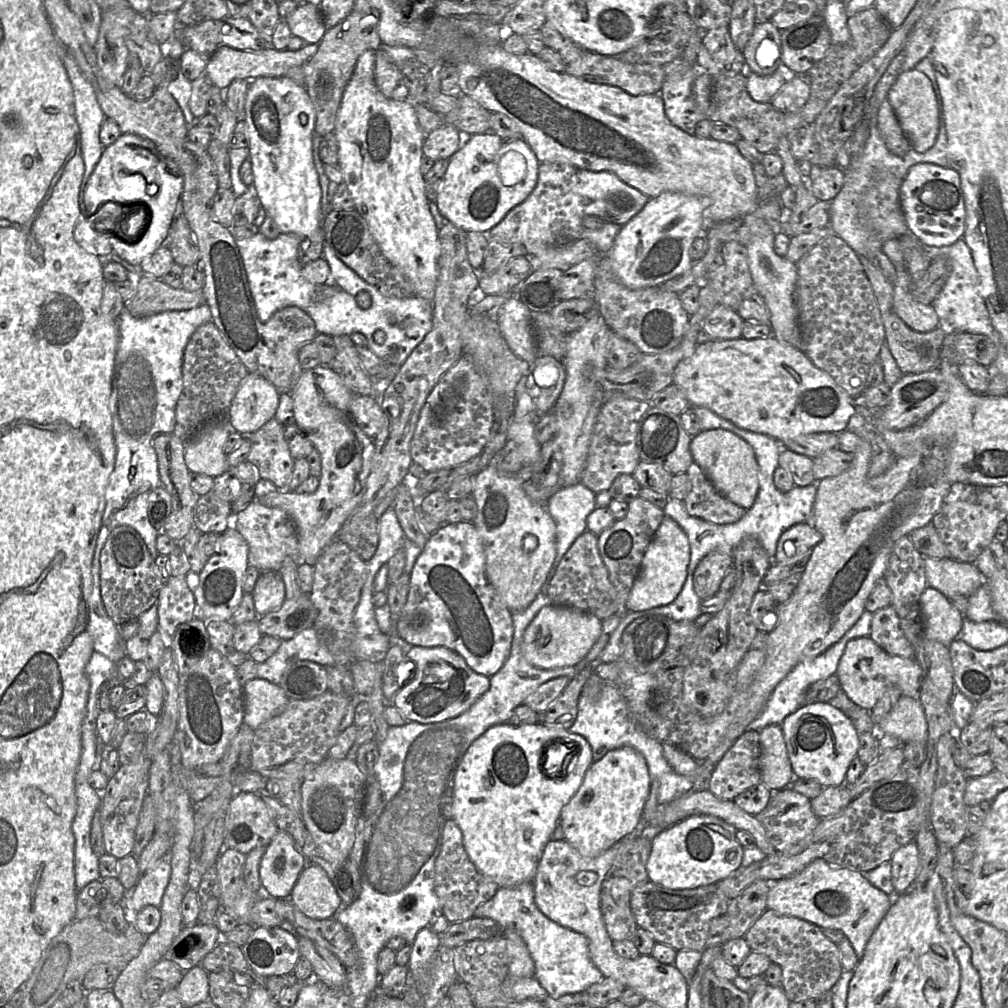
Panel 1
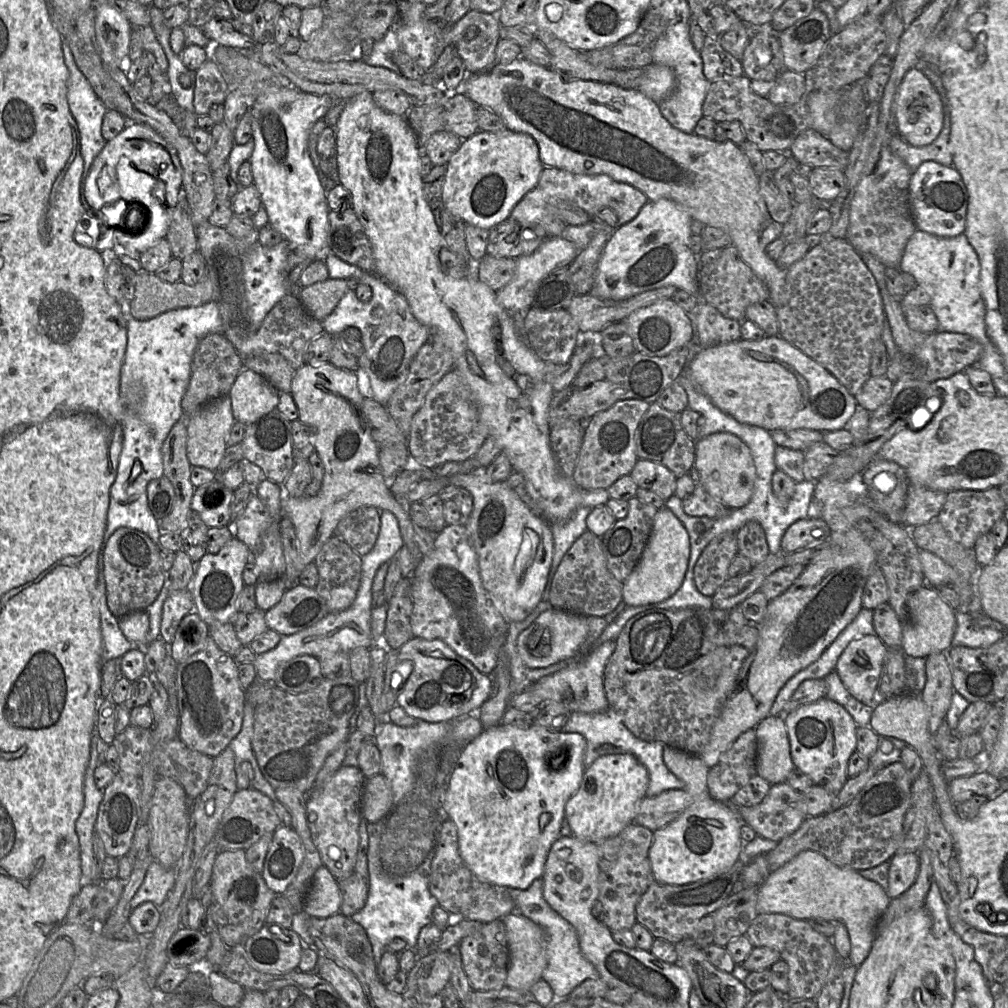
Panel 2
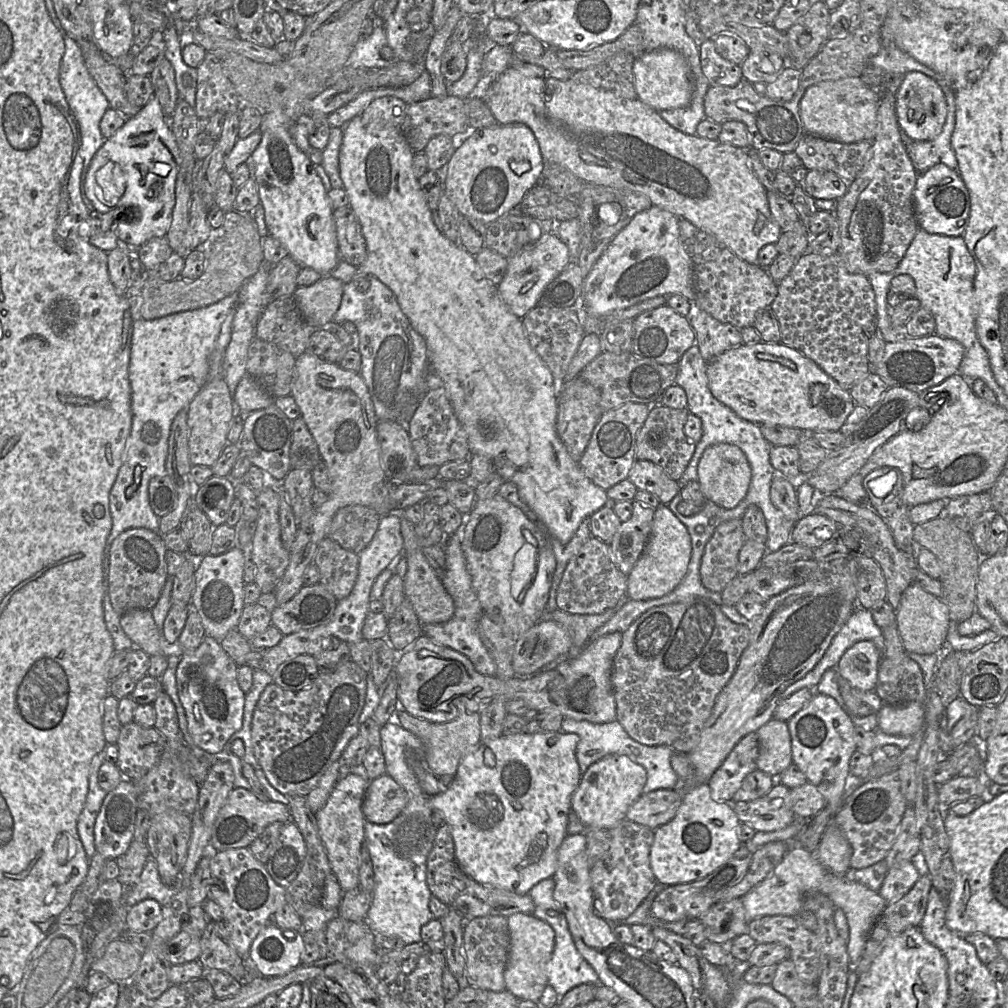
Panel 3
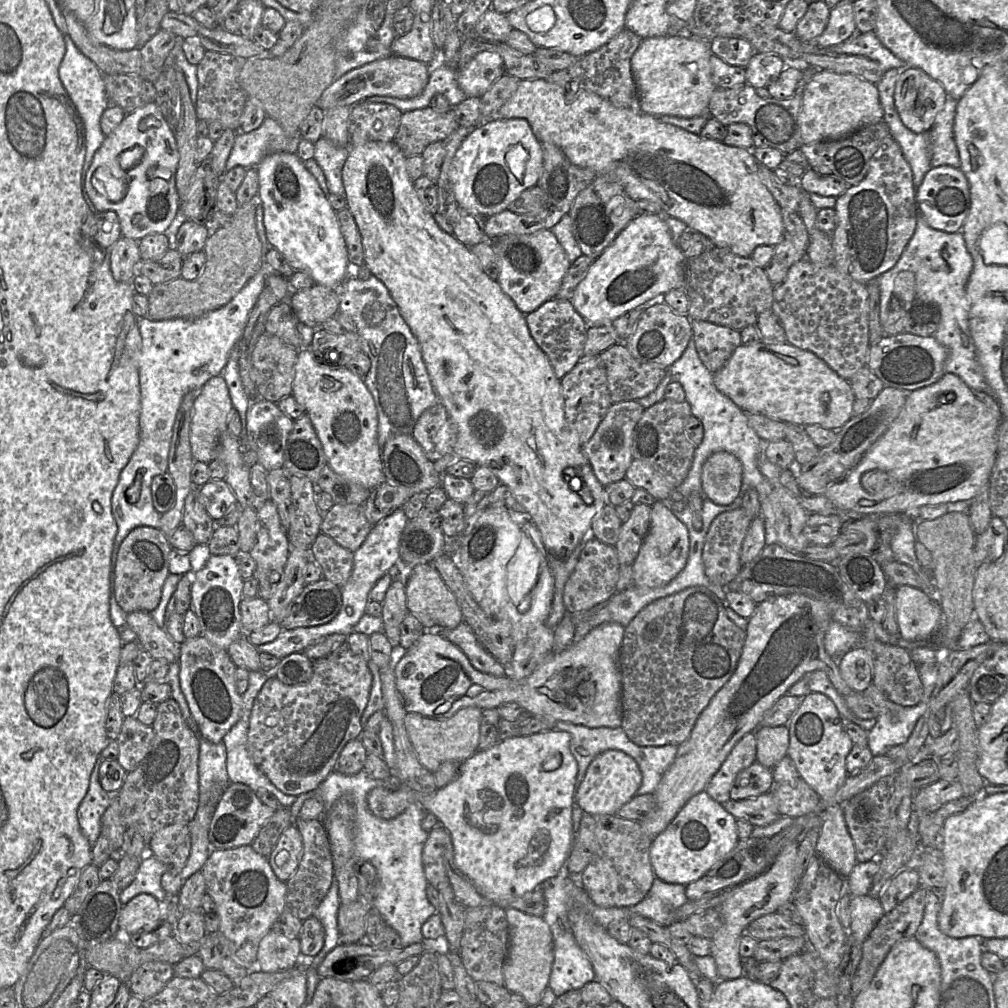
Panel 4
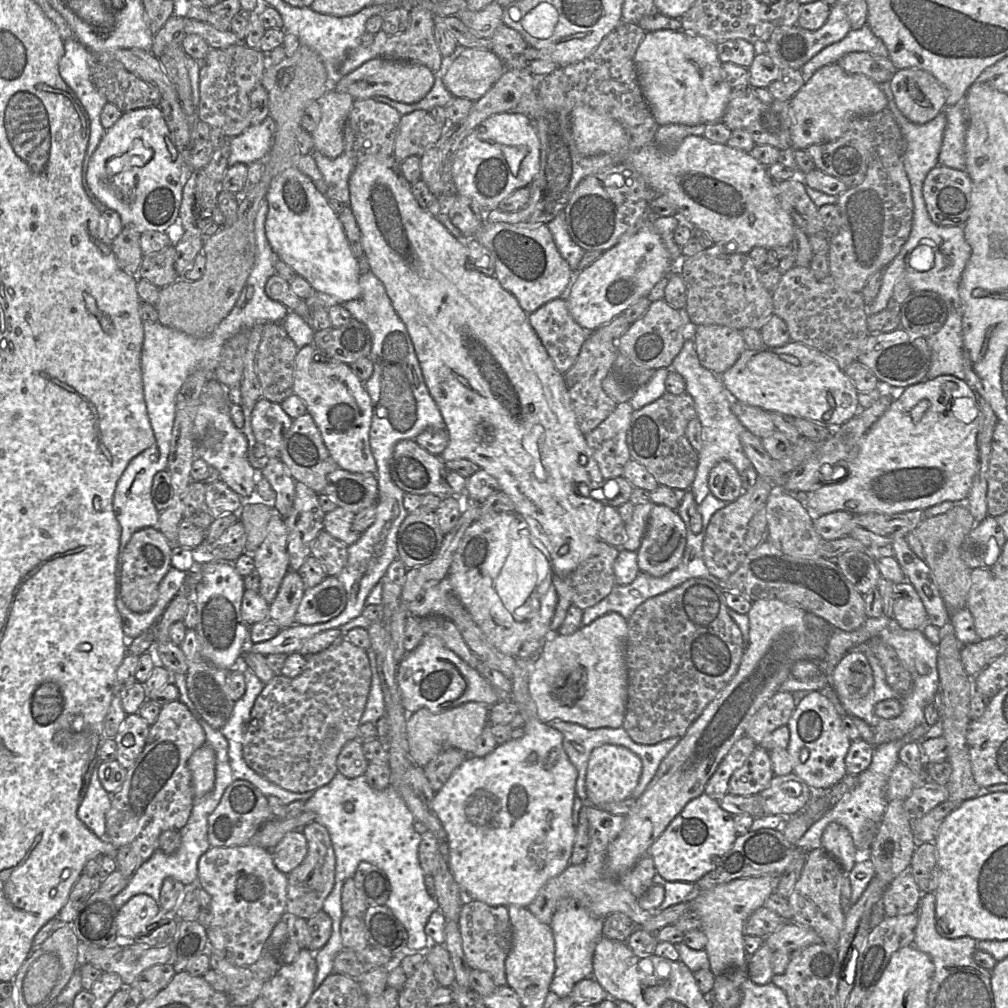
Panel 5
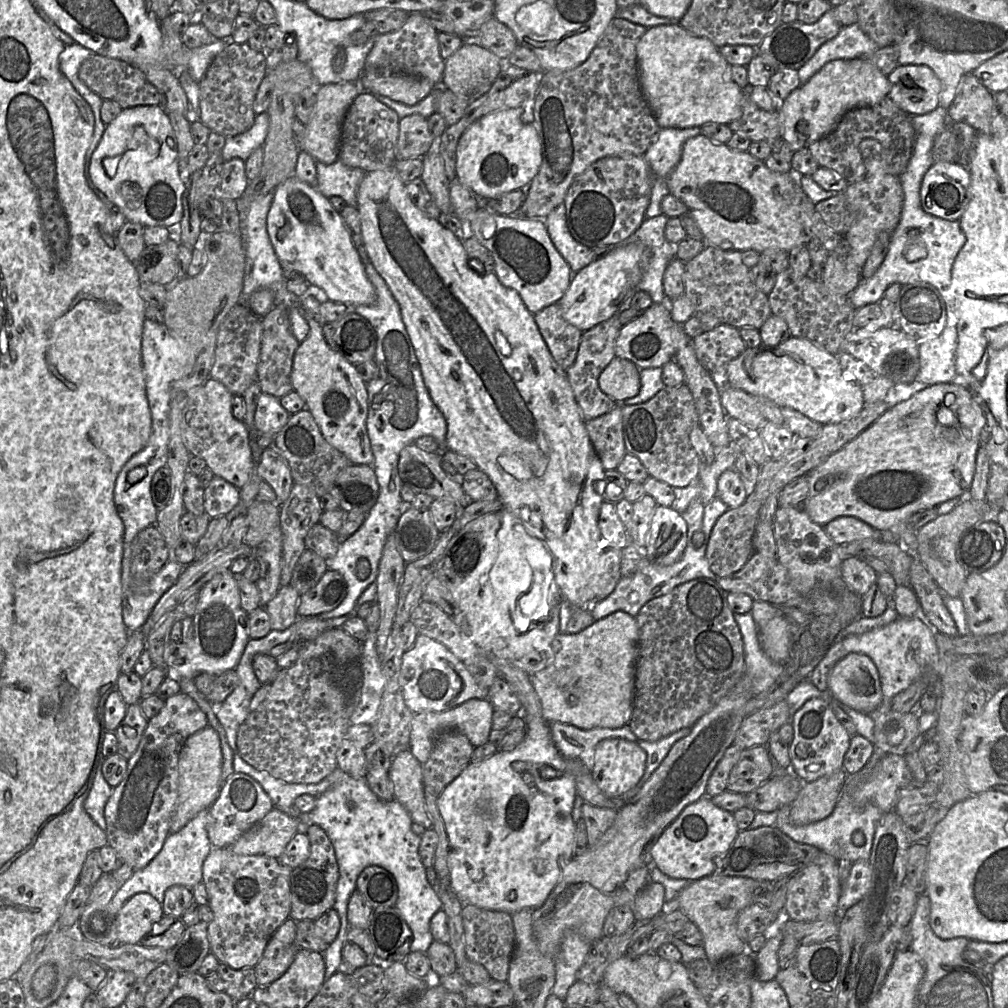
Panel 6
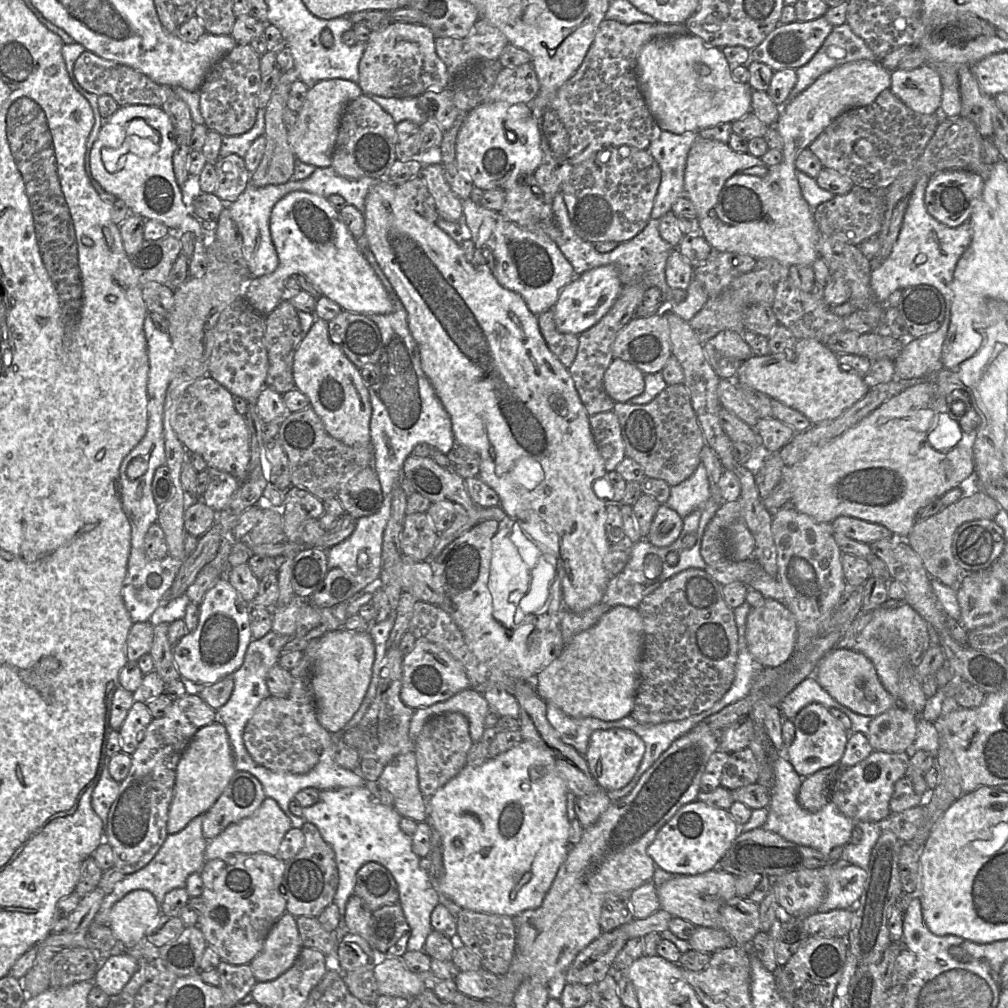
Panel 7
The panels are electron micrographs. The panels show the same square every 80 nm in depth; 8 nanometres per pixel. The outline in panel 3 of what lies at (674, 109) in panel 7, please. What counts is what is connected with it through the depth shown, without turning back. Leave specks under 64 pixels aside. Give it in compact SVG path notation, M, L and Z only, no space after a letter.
M673 49L646 51L635 59L633 74L638 98L656 111L686 107L691 100L693 83L688 65Z

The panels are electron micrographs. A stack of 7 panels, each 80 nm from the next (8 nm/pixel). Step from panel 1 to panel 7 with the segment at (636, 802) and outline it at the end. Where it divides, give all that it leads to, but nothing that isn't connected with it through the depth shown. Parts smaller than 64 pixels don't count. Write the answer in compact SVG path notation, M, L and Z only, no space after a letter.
M611 728L592 733L585 757L597 785L605 791L614 791L625 787L633 779L644 752L645 743L636 733L629 729Z

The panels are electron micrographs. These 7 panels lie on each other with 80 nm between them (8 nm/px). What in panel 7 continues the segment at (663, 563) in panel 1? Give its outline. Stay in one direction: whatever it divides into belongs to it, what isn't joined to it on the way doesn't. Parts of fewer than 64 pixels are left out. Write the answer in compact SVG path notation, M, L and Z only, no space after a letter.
M661 504L646 539L656 547L667 547L677 540L682 529L683 518L667 505Z

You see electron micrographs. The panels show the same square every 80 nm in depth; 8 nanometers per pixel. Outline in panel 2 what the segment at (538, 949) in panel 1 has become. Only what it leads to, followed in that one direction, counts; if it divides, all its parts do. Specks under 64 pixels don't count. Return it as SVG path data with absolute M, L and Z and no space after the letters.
M538 878L524 890L507 889L515 904L515 912L526 916L543 928L547 935L547 967L542 979L548 982L554 995L568 998L573 989L587 979L600 978L598 970L583 955L575 928L558 912L551 908L543 896L543 880Z

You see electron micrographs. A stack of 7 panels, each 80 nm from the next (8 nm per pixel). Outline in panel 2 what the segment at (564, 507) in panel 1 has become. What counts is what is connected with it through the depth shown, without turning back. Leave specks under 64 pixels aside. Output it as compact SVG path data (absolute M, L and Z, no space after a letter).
M579 508L570 519L564 522L554 522L551 524L554 539L553 562L549 572L547 584L543 592L543 599L549 601L549 593L553 577L558 569L562 558L570 549L573 543L587 531L586 519L592 508Z

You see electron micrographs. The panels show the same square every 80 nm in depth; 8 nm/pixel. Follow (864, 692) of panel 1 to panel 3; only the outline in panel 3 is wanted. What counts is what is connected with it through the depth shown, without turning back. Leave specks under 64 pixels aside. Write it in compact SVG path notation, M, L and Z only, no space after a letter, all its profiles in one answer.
M861 640L848 648L839 660L836 671L860 691L875 690L881 648L872 640Z

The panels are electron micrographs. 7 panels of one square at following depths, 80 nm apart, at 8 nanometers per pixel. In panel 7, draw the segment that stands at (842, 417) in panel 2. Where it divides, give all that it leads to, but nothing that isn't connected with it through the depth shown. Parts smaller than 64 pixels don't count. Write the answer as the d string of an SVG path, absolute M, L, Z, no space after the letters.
M815 339L797 340L793 353L752 355L742 363L733 380L799 411L812 425L840 417L870 389L864 382L864 376L843 370L838 355Z

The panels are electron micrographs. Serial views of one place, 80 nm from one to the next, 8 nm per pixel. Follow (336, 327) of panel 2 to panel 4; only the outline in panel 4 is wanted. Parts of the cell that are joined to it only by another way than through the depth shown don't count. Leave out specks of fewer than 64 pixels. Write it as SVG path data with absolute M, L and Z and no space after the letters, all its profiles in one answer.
M370 275L367 280L347 277L335 290L339 295L338 311L348 315L354 321L356 331L361 339L361 350L371 361L371 367L364 377L364 382L373 397L377 410L377 439L381 453L383 446L391 436L411 434L420 415L439 400L422 359L420 345L402 318L386 286L374 275Z

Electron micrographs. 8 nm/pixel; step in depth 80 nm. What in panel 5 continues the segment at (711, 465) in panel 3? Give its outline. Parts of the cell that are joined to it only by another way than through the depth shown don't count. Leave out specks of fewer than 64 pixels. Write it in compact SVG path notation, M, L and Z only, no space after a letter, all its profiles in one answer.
M729 461L718 462L710 471L708 478L710 493L719 500L731 503L743 492L742 478Z

